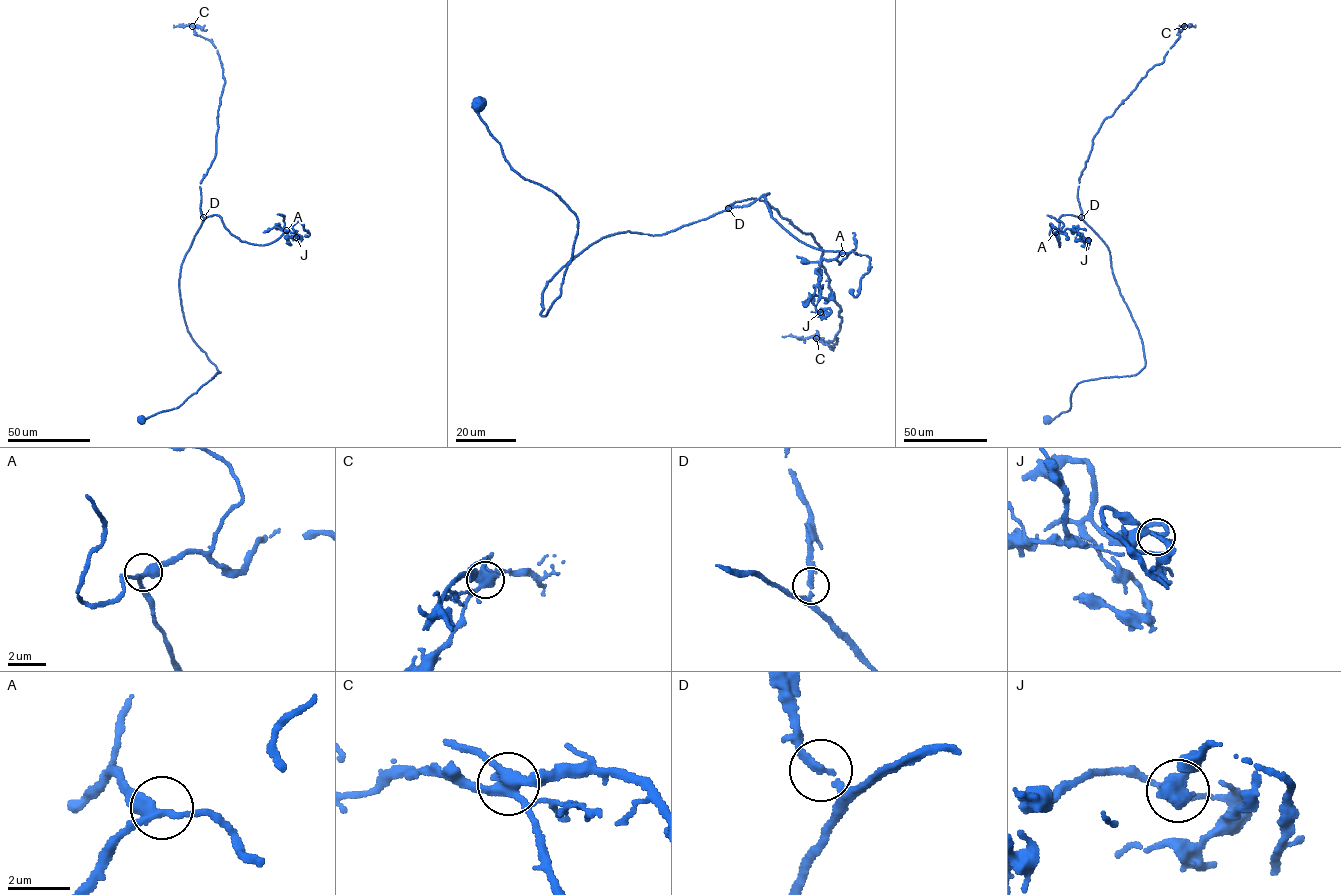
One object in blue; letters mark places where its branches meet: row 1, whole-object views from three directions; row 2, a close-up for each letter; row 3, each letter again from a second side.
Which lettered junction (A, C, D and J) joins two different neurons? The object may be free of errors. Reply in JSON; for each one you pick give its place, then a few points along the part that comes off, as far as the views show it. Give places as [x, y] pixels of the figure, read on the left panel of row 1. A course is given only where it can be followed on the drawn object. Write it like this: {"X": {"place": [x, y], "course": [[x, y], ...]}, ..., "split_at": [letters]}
{"C": {"place": [192, 26], "course": [[192, 26], [207, 29]]}, "split_at": ["C"]}

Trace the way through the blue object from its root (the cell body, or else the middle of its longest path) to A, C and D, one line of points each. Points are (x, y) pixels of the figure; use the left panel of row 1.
A: (141, 420), (220, 372), (188, 331), (179, 289), (205, 218), (258, 245), (286, 230)
C: (141, 420), (220, 372), (188, 331), (179, 285), (204, 218), (225, 82), (192, 26)
D: (141, 420), (176, 408), (220, 372), (188, 331), (179, 291), (181, 264), (203, 217)

